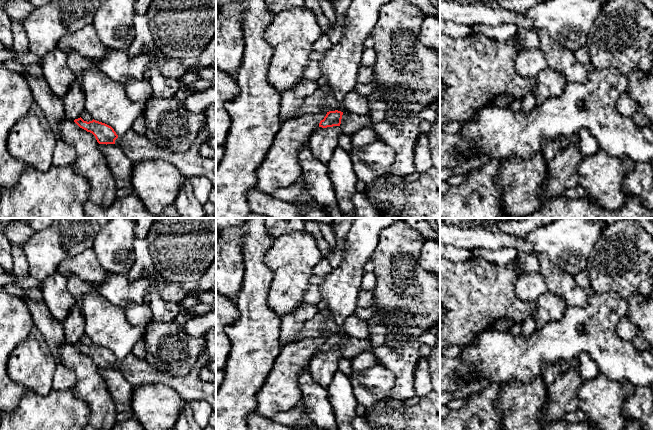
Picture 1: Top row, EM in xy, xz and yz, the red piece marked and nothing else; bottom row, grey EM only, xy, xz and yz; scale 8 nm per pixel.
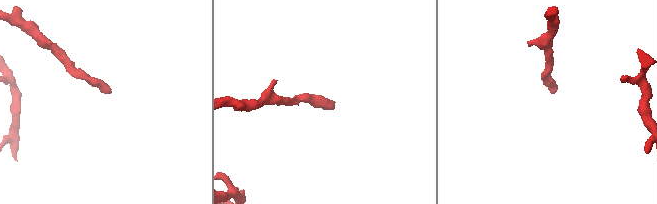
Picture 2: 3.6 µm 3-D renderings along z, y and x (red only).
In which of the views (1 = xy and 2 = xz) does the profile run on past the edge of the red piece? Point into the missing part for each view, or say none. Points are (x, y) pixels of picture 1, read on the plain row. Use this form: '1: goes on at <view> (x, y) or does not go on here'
1: goes on at xy (137, 372)
2: goes on at xz (350, 347)

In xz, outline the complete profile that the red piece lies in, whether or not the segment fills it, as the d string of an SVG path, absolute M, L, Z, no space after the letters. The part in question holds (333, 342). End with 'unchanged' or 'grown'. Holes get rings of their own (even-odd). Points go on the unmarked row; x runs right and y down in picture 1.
M329 335L323 344L320 345L319 351L327 352L340 350L342 357L352 360L361 352L372 352L372 346L368 339L357 339L354 337L343 337L341 335Z | grown

